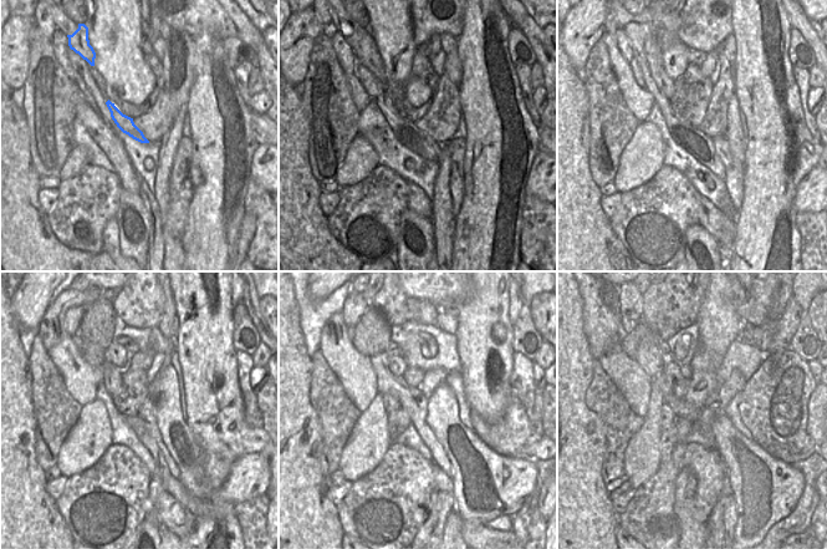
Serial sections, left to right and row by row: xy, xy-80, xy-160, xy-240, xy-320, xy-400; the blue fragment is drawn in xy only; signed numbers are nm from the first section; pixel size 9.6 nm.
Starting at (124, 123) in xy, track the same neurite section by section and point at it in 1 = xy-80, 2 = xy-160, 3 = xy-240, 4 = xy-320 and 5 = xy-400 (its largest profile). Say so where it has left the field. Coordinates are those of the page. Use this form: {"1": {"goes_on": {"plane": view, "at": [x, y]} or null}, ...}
{"1": {"goes_on": {"plane": "xy-80", "at": [407, 132]}}, "2": {"goes_on": {"plane": "xy-160", "at": [700, 146]}}, "3": {"goes_on": {"plane": "xy-240", "at": [137, 423]}}, "4": {"goes_on": {"plane": "xy-320", "at": [442, 502]}}, "5": {"goes_on": {"plane": "xy-400", "at": [714, 523]}}}

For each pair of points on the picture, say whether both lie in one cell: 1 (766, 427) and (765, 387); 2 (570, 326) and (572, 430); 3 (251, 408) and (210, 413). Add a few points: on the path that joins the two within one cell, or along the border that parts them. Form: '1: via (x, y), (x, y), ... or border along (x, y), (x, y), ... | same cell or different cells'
1: via (766, 417), (766, 397) | same cell
2: via (570, 352), (570, 403) | same cell
3: border along (238, 381), (243, 417), (253, 427), (263, 428) | different cells

